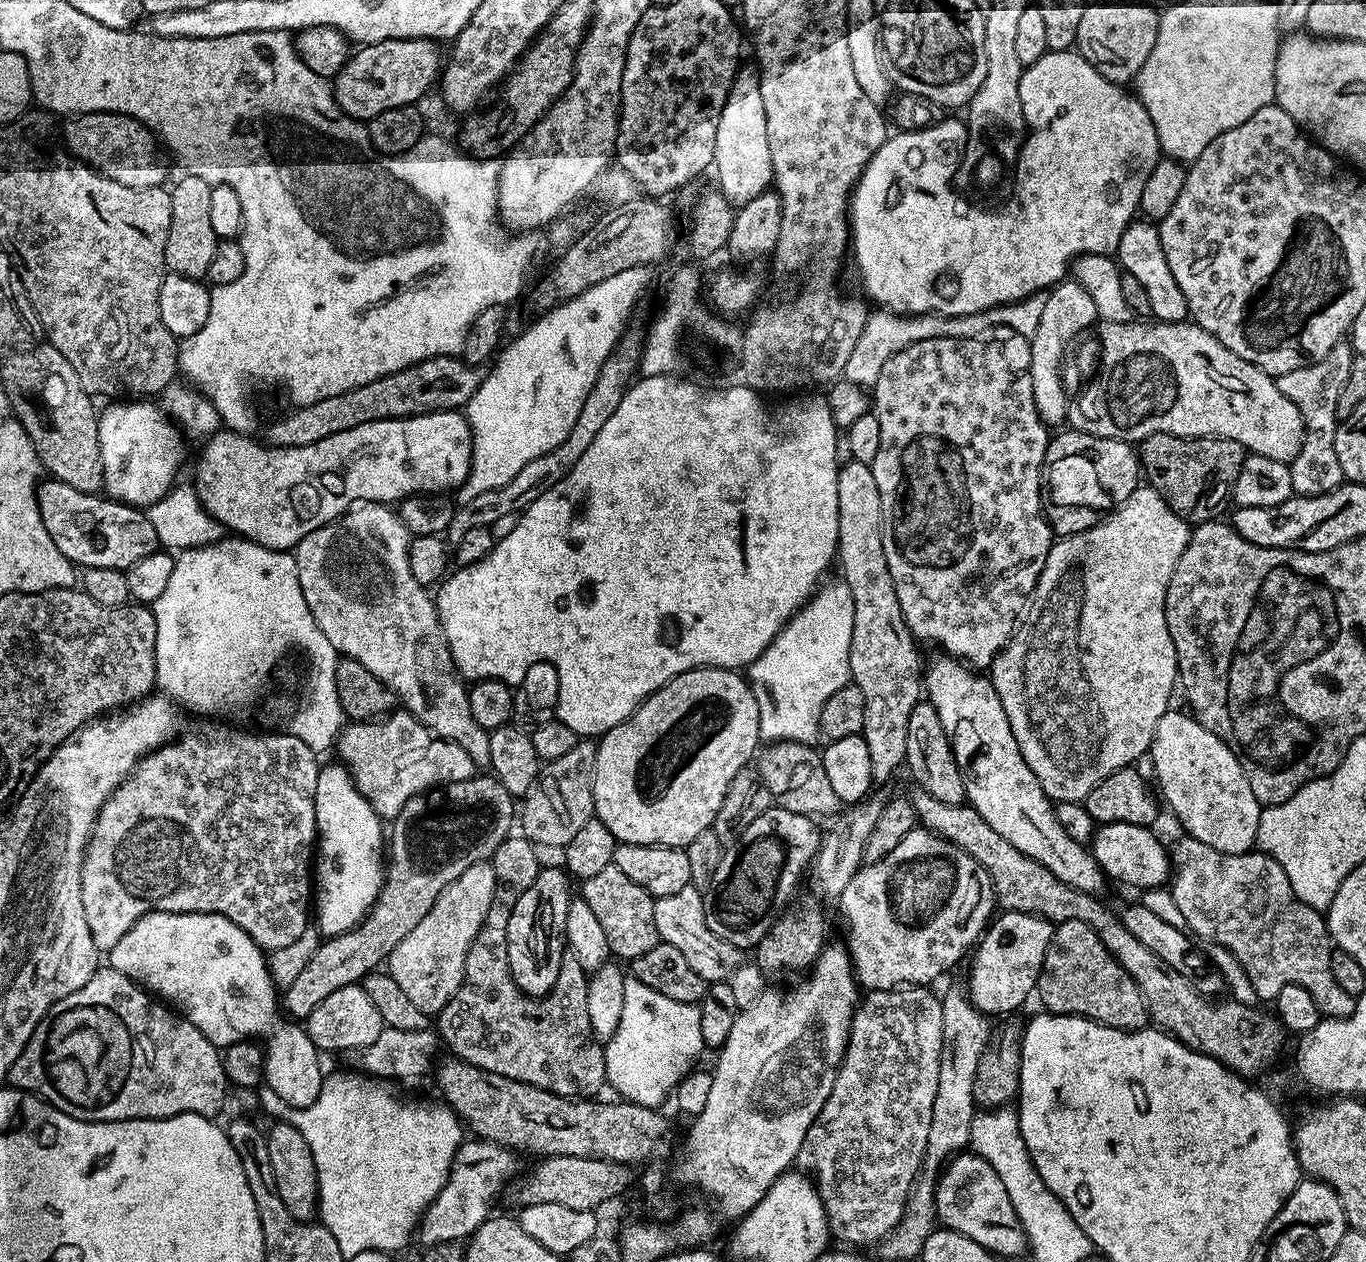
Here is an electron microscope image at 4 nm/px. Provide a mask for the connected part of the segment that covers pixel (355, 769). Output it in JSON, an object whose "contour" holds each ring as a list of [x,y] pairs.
{"contour":[[[403,710],[393,711],[385,715],[377,722],[372,718],[365,718],[359,722],[349,723],[340,729],[340,738],[334,745],[334,752],[337,752],[339,763],[347,768],[356,788],[368,799],[370,806],[381,818],[394,818],[410,802],[410,798],[427,793],[435,784],[450,786],[454,782],[470,780],[477,775],[476,763],[458,746],[453,740],[442,740],[429,732],[424,724],[419,724],[413,716]]]}

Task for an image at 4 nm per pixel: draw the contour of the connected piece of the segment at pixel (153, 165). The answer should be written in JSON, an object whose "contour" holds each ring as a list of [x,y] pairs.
{"contour":[[[81,112],[69,120],[72,121],[64,128],[63,143],[71,155],[89,164],[95,172],[134,190],[159,188],[165,183],[168,168],[160,161],[157,137],[140,120],[121,112]]]}

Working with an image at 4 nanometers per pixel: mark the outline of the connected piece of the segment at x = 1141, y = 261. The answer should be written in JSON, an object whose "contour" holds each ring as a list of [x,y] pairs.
{"contour":[[[1145,218],[1133,219],[1132,223],[1126,226],[1122,234],[1122,242],[1118,242],[1114,256],[1119,267],[1123,271],[1134,274],[1134,278],[1138,278],[1139,284],[1145,288],[1152,316],[1159,323],[1179,324],[1189,319],[1186,297],[1182,295],[1182,289],[1178,287],[1178,281],[1174,279],[1174,273],[1166,263],[1160,229],[1153,221]]]}

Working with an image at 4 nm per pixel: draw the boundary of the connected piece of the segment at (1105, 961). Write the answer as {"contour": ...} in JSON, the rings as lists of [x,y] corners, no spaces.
{"contour":[[[1070,920],[1055,925],[1050,946],[1042,962],[1036,992],[1049,1013],[1057,1016],[1083,1016],[1107,1028],[1138,1032],[1149,1027],[1148,1008],[1134,978],[1102,944],[1102,939],[1086,922]]]}

